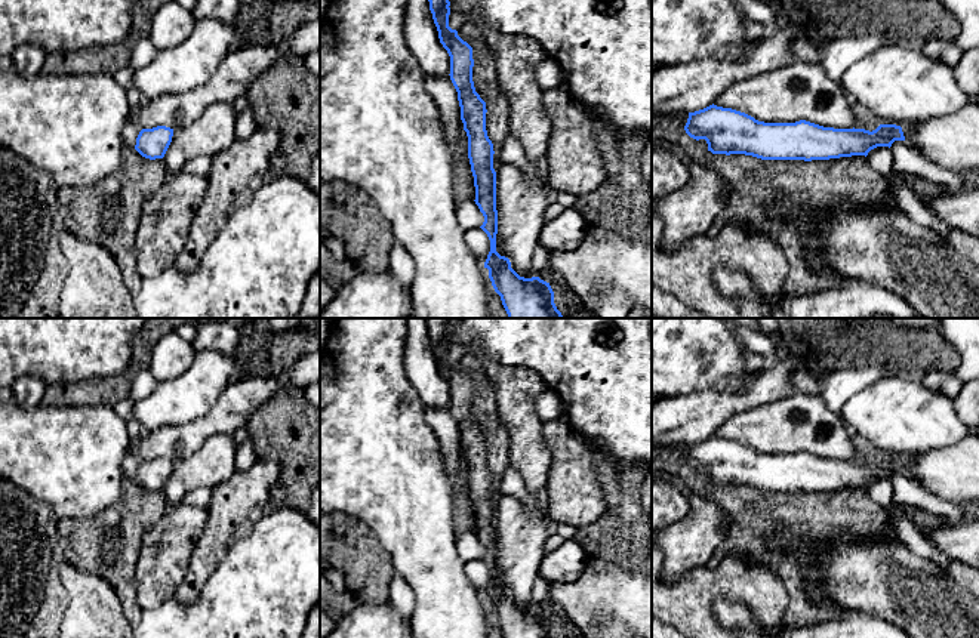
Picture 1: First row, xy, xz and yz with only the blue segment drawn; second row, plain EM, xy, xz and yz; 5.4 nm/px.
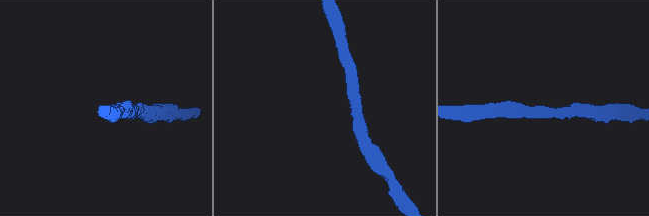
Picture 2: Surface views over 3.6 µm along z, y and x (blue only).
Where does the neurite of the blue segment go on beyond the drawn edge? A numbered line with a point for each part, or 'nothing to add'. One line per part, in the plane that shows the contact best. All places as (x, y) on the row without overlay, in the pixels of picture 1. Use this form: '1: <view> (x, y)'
nothing to add

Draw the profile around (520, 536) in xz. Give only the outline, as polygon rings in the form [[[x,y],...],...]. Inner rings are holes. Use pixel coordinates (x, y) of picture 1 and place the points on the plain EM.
[[[502,494],[496,505],[496,583],[509,591],[520,608],[533,608],[532,588],[552,533],[554,523],[547,517],[545,506],[533,517],[518,499]]]

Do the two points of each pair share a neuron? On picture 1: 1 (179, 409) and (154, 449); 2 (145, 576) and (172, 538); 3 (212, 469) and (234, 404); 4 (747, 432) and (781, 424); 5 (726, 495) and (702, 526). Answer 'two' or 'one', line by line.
1: two
2: one
3: two
4: one
5: two

